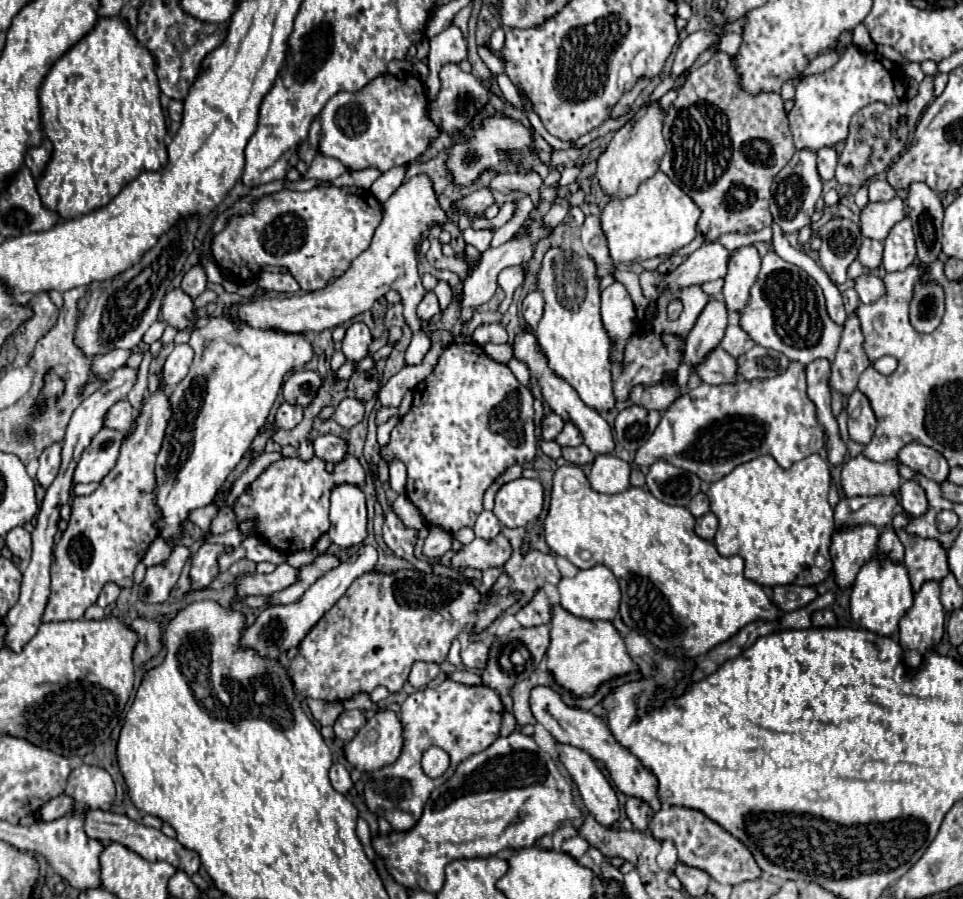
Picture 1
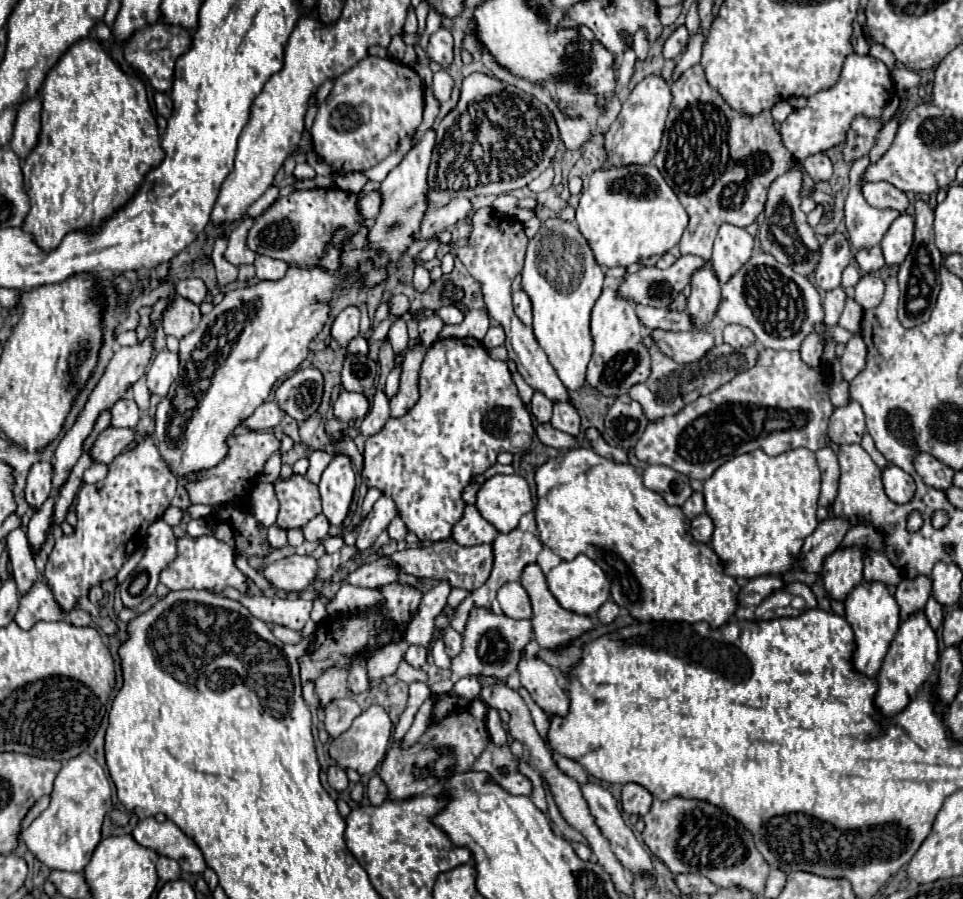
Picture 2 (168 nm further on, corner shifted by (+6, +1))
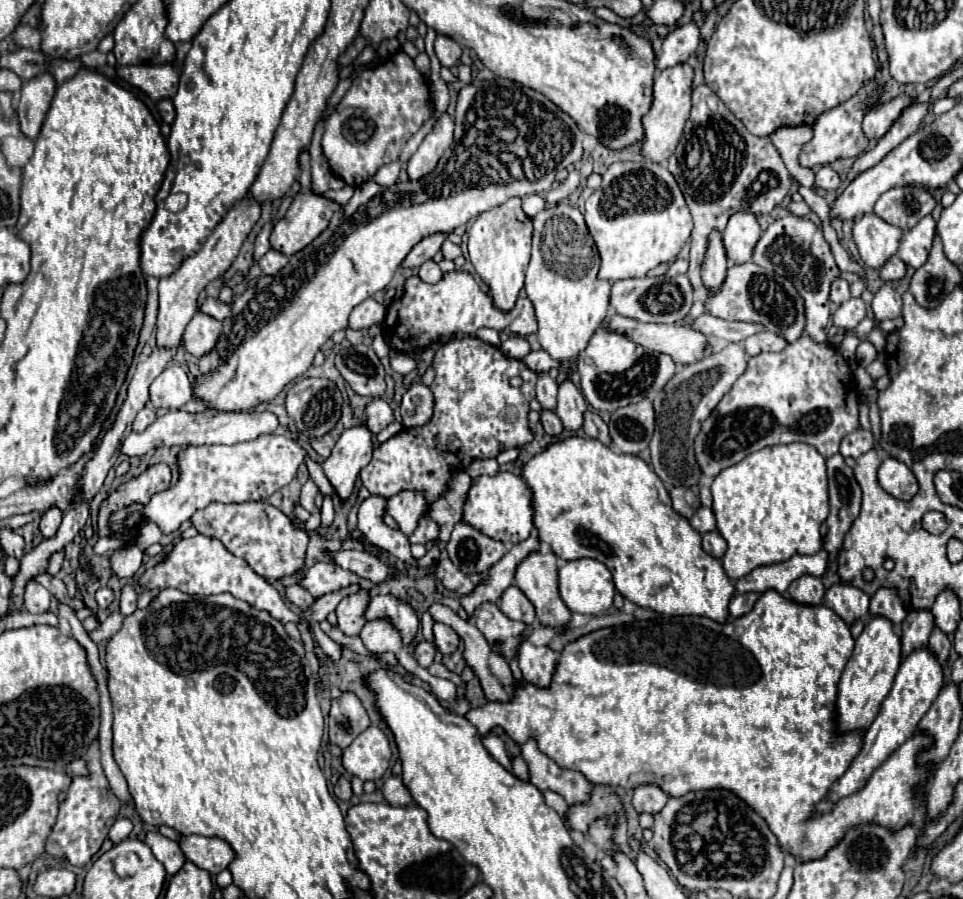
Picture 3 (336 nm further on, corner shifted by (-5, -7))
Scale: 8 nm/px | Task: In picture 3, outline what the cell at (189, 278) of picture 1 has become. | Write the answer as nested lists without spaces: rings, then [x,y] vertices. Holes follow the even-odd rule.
[[[207,297],[207,301],[203,303],[201,311],[207,313],[207,315],[211,315],[211,317],[215,317],[215,319],[219,319],[219,321],[223,321],[225,317],[231,315],[231,305],[221,303],[219,299],[211,299],[211,297]]]

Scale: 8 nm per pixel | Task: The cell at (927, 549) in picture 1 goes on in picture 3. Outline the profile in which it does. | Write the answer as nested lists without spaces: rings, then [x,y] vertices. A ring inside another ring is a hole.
[[[909,611],[901,623],[901,657],[905,659],[915,649],[927,647],[929,635],[933,631],[931,611]]]

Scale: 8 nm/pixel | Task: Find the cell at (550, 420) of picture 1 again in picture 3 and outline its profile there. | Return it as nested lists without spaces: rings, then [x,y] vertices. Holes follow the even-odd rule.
[[[541,371],[537,373],[537,399],[545,409],[553,409],[557,407],[557,381],[547,373]]]

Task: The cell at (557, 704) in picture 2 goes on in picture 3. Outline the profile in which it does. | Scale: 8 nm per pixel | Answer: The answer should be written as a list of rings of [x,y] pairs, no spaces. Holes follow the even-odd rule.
[[[525,639],[517,649],[517,661],[525,681],[545,687],[553,675],[553,667],[557,665],[557,653],[549,647],[537,647]]]

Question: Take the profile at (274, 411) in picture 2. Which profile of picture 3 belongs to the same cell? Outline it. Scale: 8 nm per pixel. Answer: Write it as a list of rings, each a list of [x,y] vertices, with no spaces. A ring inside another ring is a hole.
[[[179,409],[179,411],[167,413],[165,417],[159,417],[143,433],[129,433],[121,451],[125,455],[133,457],[133,455],[145,455],[157,447],[173,447],[173,445],[211,445],[211,443],[235,445],[235,443],[243,443],[243,441],[253,441],[265,433],[273,433],[277,429],[277,425],[279,425],[279,421],[273,413],[259,413],[259,411],[227,413],[227,411],[215,411],[215,409],[187,413],[187,411]]]

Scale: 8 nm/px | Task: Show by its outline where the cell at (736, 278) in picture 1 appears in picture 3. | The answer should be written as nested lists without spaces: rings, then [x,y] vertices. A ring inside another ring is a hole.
[[[745,211],[733,213],[723,231],[723,245],[725,245],[727,257],[731,257],[735,263],[751,261],[753,247],[759,235],[761,235],[761,229],[753,213],[745,213]]]

